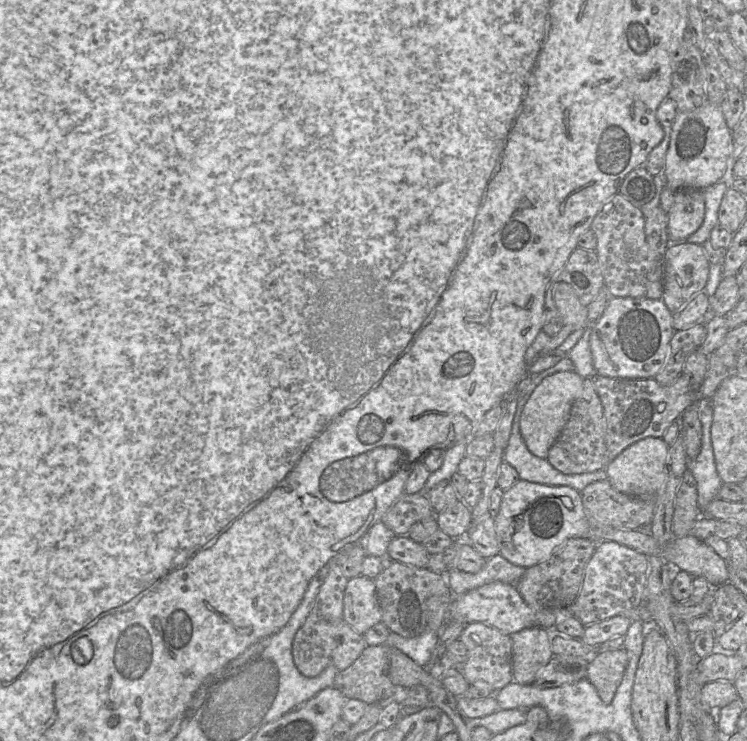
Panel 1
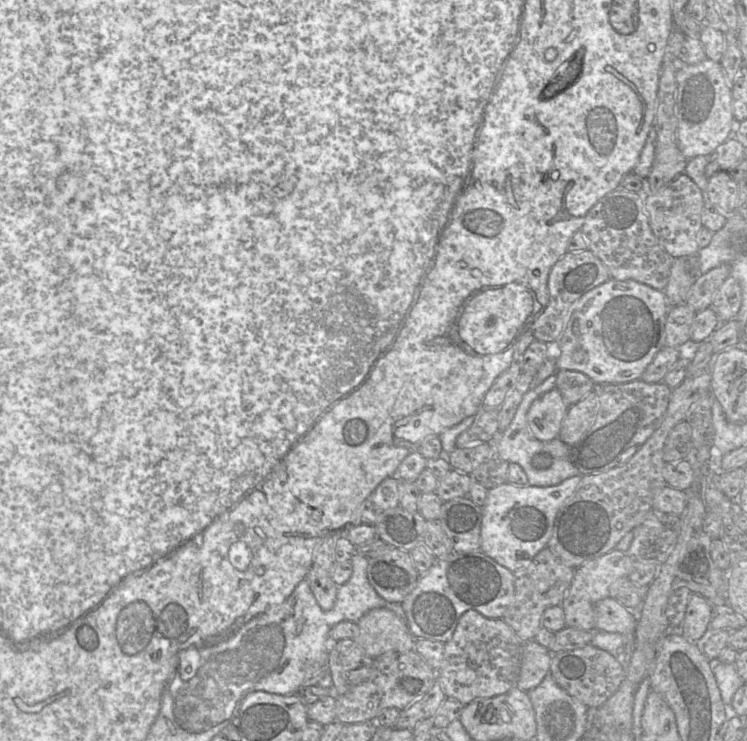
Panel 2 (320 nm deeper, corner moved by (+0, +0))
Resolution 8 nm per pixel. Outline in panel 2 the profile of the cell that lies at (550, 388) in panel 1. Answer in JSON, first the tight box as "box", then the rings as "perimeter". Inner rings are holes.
{"box":[527,388,568,441],"perimeter":[[[556,388],[537,398],[527,413],[532,434],[540,441],[557,438],[568,407]]]}

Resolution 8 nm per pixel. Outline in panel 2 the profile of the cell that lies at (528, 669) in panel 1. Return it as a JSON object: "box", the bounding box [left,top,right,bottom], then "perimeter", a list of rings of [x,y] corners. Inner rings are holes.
{"box":[515,640,552,691],"perimeter":[[[535,640],[522,646],[520,672],[515,686],[521,691],[530,691],[540,685],[550,670],[552,653]]]}

